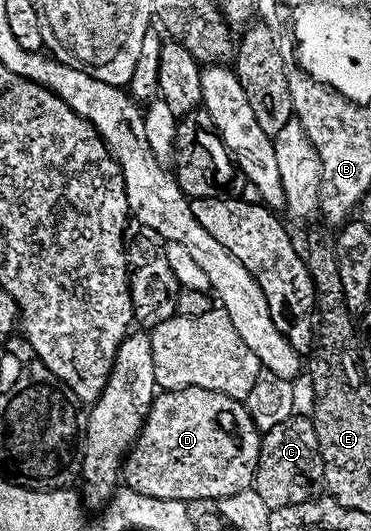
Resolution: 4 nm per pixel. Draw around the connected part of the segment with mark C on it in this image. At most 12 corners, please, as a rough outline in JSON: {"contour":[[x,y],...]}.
{"contour":[[308,416],[263,434],[253,488],[271,511],[319,485]]}

